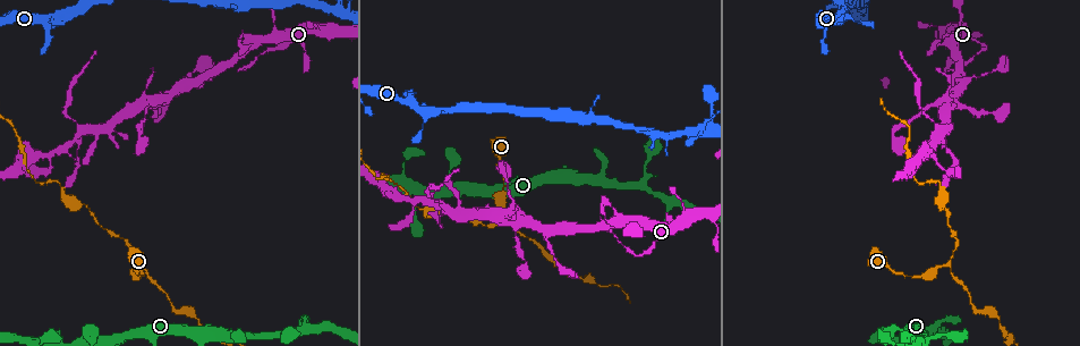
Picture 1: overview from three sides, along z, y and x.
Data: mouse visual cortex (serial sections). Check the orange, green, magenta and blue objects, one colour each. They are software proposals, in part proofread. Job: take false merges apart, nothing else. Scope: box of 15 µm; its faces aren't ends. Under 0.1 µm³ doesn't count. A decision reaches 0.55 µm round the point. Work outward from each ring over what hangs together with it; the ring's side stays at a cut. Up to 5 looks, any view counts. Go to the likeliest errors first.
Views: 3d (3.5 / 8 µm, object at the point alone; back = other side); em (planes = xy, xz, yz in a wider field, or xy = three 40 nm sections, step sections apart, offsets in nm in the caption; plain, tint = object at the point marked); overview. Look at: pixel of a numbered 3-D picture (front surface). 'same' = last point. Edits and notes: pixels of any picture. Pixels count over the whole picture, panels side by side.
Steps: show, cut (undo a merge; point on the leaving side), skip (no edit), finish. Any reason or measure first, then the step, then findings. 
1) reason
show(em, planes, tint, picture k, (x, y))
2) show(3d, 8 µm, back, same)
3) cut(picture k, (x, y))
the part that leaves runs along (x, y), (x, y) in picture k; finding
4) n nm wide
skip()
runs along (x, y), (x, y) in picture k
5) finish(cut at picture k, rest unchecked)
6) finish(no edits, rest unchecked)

branch point
show(3d, 3.5 µm, picture 1, (947, 267))

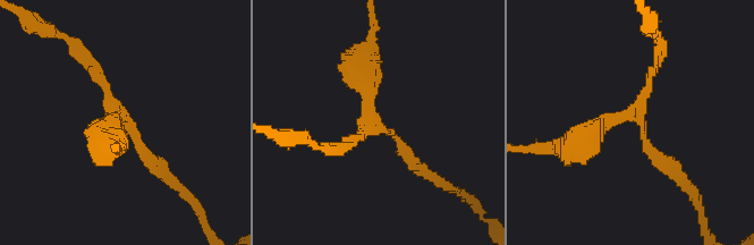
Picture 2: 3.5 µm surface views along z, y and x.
3 arms; arms of 150, 150, 400 nm; shape alone is not enough
show(em, xy, step 5, plain, picture 2, (370, 119))

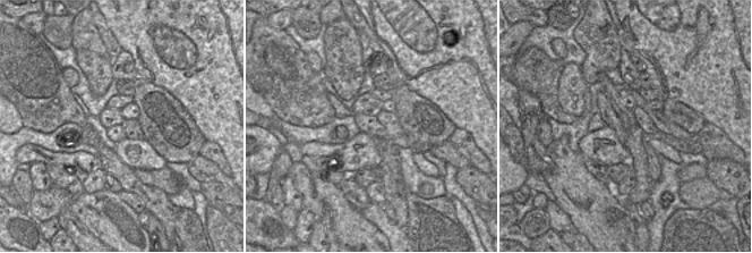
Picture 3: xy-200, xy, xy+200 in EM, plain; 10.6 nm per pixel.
where the object lies
show(em, xy, step 5, tint, same)

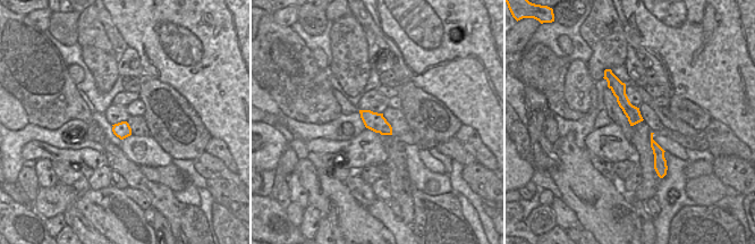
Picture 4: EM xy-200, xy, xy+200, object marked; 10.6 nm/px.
skip()
runs along (614, 81), (624, 103), (637, 119) in picture 4; one cell here

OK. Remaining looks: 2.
abrupt turn
show(em, xy, step 2, tint, picture 1, (89, 330))

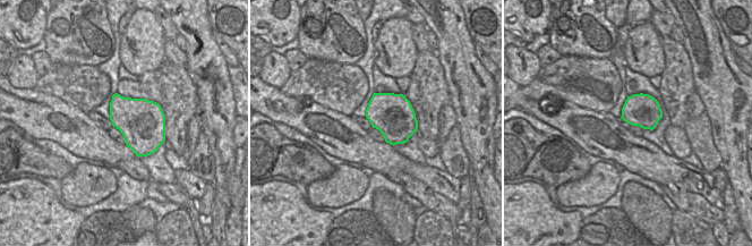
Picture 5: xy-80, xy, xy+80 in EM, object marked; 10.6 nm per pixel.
see where the arms go
show(3d, 3.5 µm, back, same)

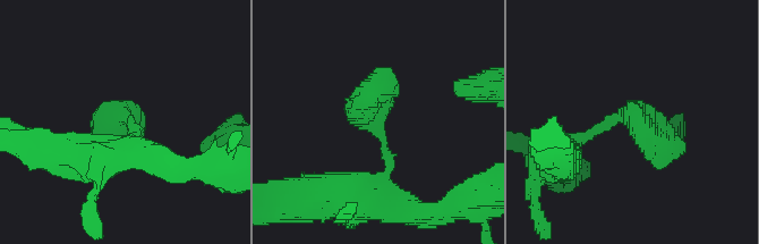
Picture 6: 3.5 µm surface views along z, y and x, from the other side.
skip()
continuous, no second cell

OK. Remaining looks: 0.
finish(no edits, rest unchecked)

